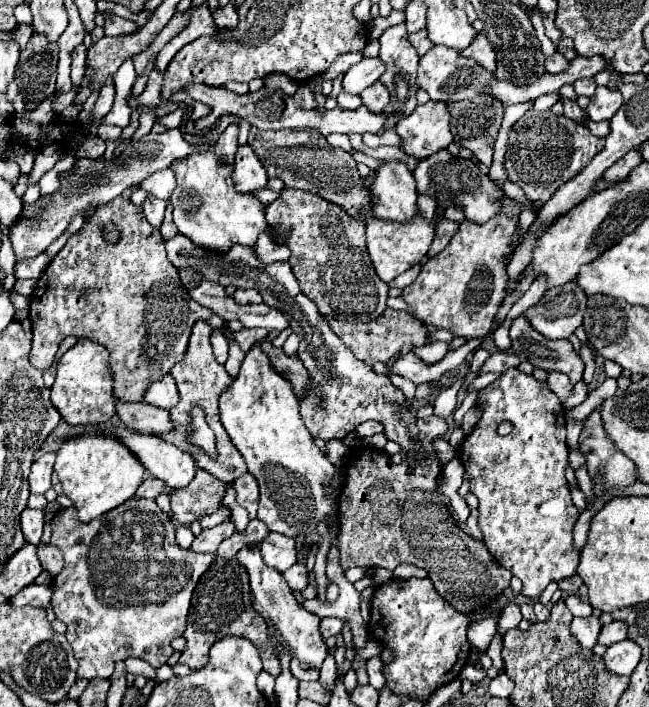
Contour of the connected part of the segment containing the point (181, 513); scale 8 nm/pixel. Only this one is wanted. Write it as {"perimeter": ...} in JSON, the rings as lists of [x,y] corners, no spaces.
{"perimeter":[[[196,470],[192,482],[170,496],[172,516],[178,524],[190,526],[206,514],[218,510],[223,500],[226,483],[205,470]]]}

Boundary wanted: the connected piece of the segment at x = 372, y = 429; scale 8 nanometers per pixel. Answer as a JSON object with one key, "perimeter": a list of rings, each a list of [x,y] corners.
{"perimeter":[[[364,422],[356,428],[356,436],[358,438],[368,438],[368,436],[374,436],[374,434],[380,434],[384,428],[378,424],[378,422]]]}

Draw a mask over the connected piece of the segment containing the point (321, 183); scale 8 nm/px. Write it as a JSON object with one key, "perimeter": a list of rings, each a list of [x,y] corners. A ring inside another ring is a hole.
{"perimeter":[[[252,126],[248,136],[248,144],[254,148],[270,178],[282,178],[286,188],[316,192],[324,200],[344,206],[358,220],[370,216],[372,210],[368,208],[368,194],[364,192],[356,160],[340,148],[318,148],[318,142],[324,140],[316,130],[258,130]],[[360,210],[364,210],[364,216],[358,214]]]}

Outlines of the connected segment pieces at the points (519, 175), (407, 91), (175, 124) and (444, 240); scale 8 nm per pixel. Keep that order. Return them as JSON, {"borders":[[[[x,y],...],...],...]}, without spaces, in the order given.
{"borders":[[[[528,110],[508,134],[504,170],[508,180],[520,186],[528,200],[544,204],[564,182],[580,174],[580,170],[584,170],[602,148],[604,138],[596,138],[586,126],[576,124],[566,116],[554,116],[550,110]]],[[[404,24],[392,26],[392,28],[388,28],[380,36],[380,60],[386,66],[386,72],[382,74],[380,82],[384,82],[384,86],[388,88],[390,102],[382,110],[382,114],[388,116],[388,120],[386,120],[386,124],[382,126],[382,130],[378,134],[394,128],[400,118],[404,118],[406,114],[412,114],[412,110],[416,108],[416,90],[418,90],[418,84],[416,84],[416,68],[418,68],[418,54],[408,44],[408,38],[406,36],[408,36],[408,32],[406,32],[406,26]]],[[[178,108],[178,110],[175,110],[162,118],[156,118],[155,122],[167,127],[167,129],[179,128],[182,124],[183,113],[184,110],[182,108]]],[[[446,218],[440,220],[438,226],[436,226],[436,236],[434,236],[434,240],[432,240],[432,244],[430,244],[430,250],[428,250],[428,258],[440,254],[440,252],[446,248],[446,244],[450,242],[450,238],[452,238],[452,234],[454,234],[456,230],[458,230],[458,224],[456,224],[456,222],[446,220]]]]}

